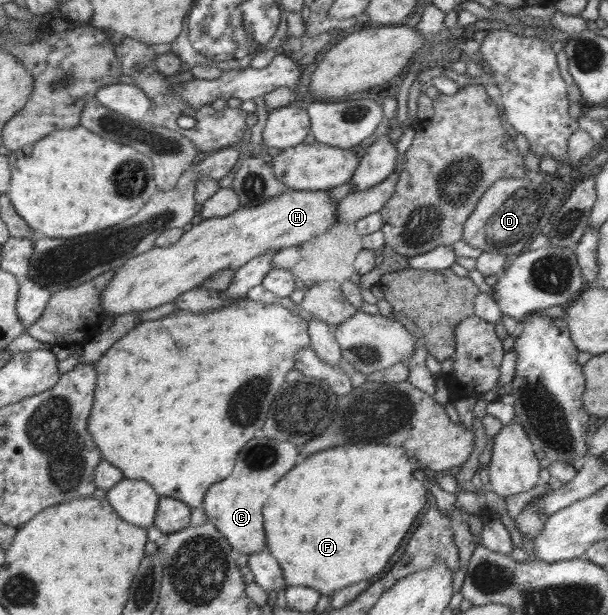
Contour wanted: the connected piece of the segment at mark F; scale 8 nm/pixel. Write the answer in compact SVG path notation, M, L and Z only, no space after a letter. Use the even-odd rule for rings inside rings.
M361 443L325 449L295 465L275 485L269 503L277 505L277 517L265 517L263 523L267 550L281 565L286 586L305 586L321 595L331 595L381 573L391 555L399 549L399 543L419 511L429 502L432 502L430 492L413 475L413 465L405 448L384 443Z

